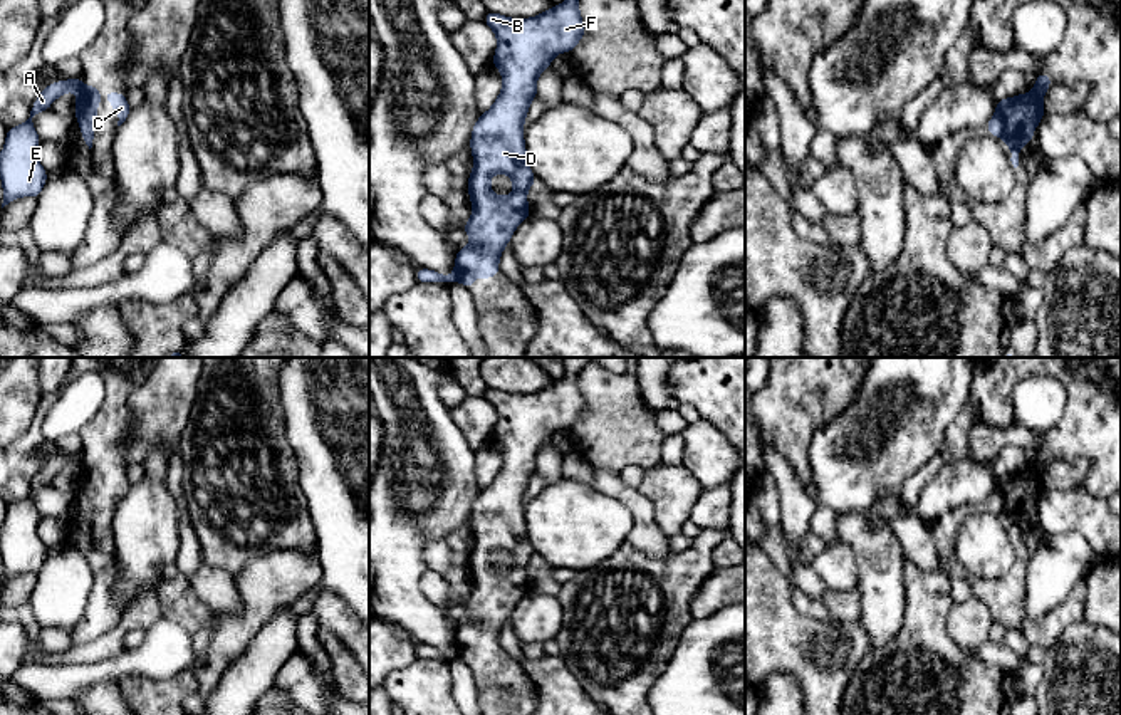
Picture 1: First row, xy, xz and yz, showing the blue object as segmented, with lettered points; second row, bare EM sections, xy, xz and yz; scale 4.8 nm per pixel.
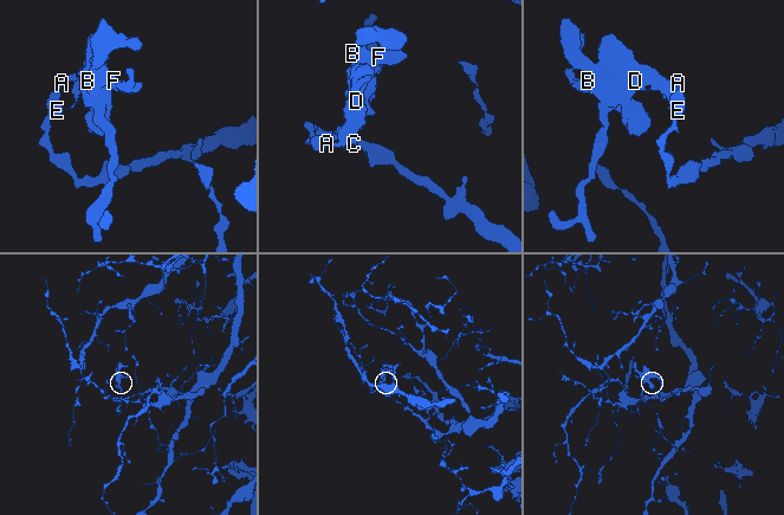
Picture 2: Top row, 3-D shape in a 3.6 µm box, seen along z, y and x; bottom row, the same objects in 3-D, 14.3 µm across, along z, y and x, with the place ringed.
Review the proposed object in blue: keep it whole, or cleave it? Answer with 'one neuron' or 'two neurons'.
two neurons

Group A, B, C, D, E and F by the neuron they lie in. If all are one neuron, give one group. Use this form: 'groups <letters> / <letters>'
groups A E / B C D F

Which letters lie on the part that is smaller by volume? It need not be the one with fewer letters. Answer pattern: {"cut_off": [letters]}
{"cut_off": ["B", "C", "D", "F"]}

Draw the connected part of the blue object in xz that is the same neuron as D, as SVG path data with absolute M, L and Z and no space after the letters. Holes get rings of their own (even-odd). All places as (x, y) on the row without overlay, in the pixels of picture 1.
M571 368L559 383L550 383L530 394L508 394L495 388L487 388L483 394L498 416L492 440L500 446L503 462L492 483L475 498L470 515L475 542L468 552L468 571L473 587L461 606L472 618L455 631L453 646L456 656L468 666L472 666L475 655L487 656L502 648L498 634L515 604L530 591L527 566L535 561L535 554L527 539L524 498L529 482L537 472L537 453L557 430L571 428L586 410L579 388L581 373ZM498 549L514 557L514 567L508 572L497 572L490 564L490 554Z

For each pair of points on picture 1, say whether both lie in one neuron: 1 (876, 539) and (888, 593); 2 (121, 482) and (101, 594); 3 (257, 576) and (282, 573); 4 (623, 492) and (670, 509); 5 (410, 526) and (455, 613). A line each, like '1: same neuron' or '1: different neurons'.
1: same neuron
2: same neuron
3: same neuron
4: different neurons
5: different neurons

